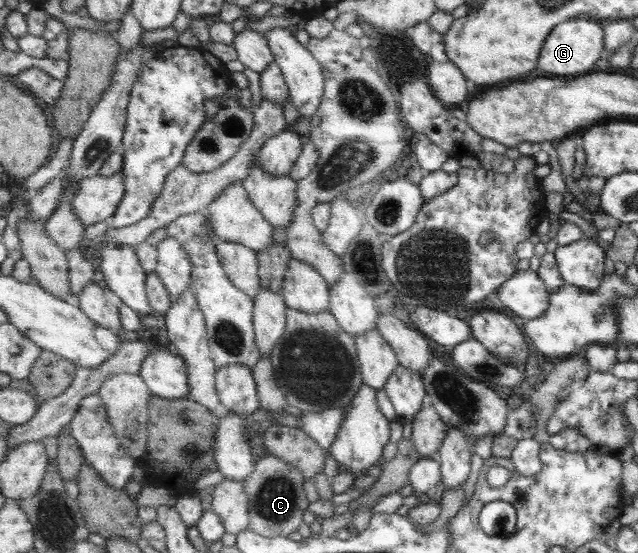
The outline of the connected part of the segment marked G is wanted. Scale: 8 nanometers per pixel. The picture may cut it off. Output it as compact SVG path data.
M571 19L558 23L551 29L547 39L543 41L537 67L545 73L553 75L575 75L575 73L587 73L593 69L595 61L599 59L599 53L603 51L603 32L598 24L585 19Z

